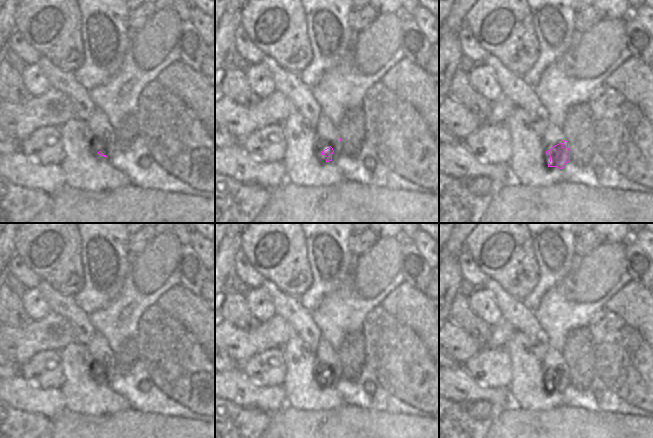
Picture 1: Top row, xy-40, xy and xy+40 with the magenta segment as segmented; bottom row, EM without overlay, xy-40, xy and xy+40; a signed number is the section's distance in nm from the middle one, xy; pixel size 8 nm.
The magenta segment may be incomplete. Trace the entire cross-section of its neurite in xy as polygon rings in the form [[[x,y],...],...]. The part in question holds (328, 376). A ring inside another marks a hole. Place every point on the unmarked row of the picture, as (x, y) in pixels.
[[[323,337],[318,342],[314,354],[318,360],[320,375],[327,381],[326,386],[332,385],[333,381],[342,377],[342,363],[338,351],[335,351]]]

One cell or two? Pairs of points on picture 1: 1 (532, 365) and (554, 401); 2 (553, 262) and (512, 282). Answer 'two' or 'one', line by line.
1: one
2: two

